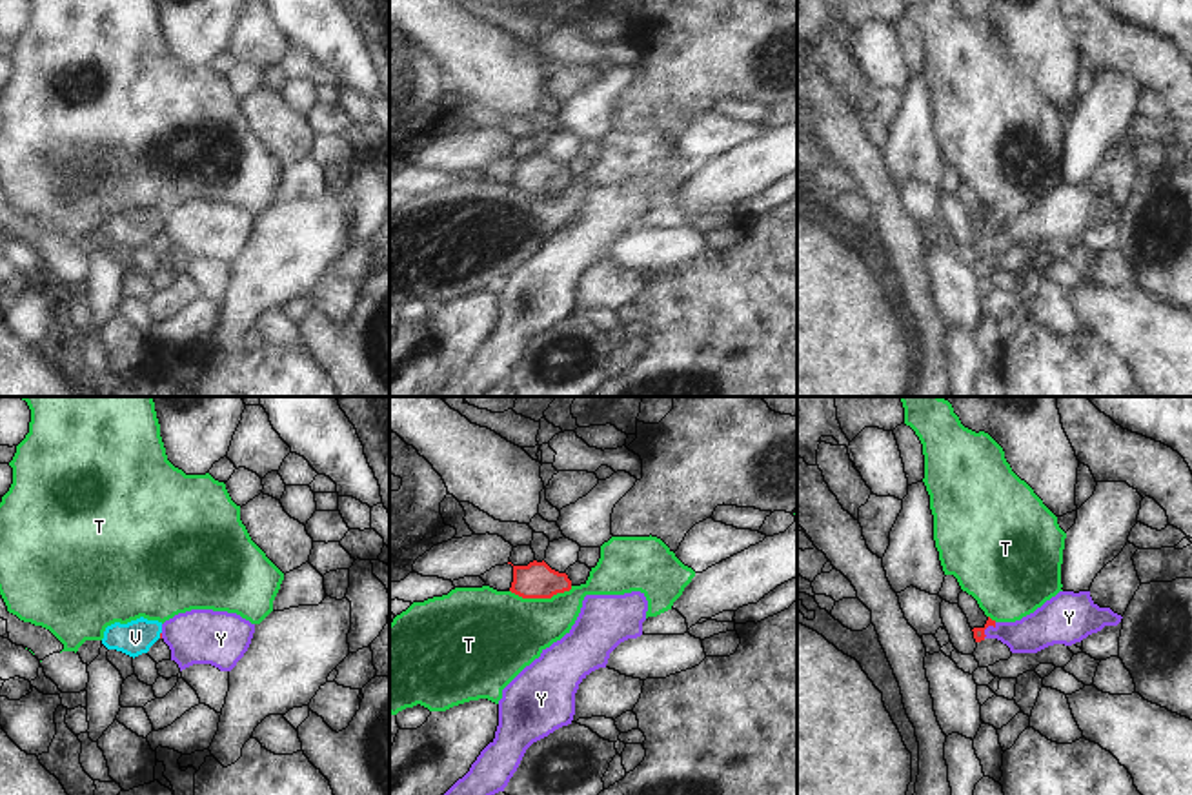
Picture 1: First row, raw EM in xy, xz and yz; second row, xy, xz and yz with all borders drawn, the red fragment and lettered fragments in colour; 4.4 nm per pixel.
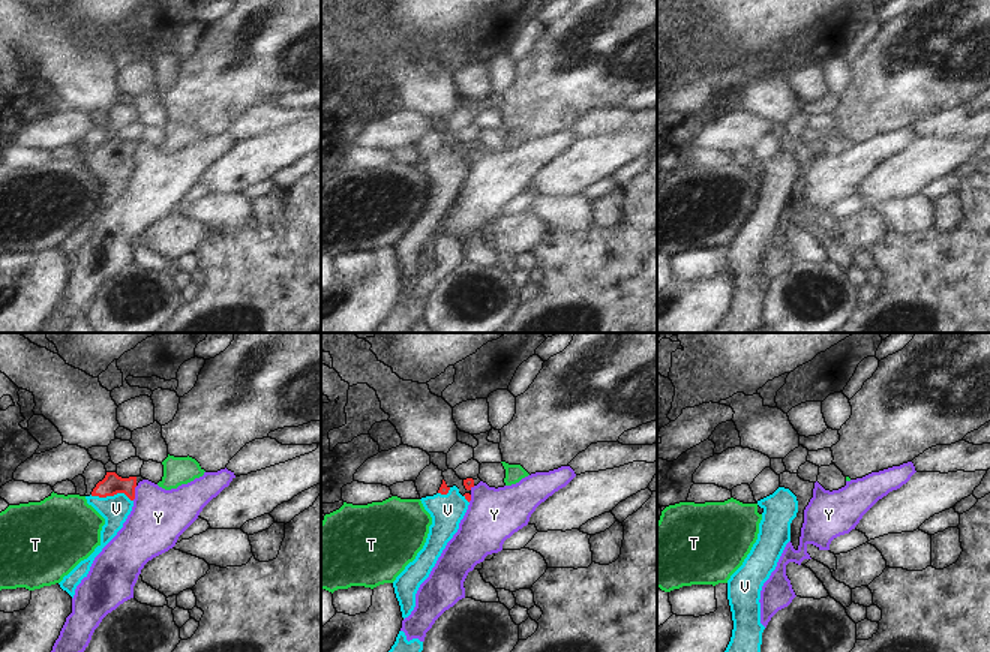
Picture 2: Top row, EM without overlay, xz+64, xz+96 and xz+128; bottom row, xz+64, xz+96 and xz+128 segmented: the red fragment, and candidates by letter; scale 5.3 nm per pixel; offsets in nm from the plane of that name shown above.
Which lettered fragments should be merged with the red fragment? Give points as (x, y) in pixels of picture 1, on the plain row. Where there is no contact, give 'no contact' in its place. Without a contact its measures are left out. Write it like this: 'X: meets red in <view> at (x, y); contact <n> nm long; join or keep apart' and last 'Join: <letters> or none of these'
T: meets red in xz at (541, 190); contact 280 nm long; keep apart
V: meets red in xy at (161, 228); contact 30 nm long; join
Y: meets red in yz at (987, 219); contact 90 nm long; keep apart
Join: V

